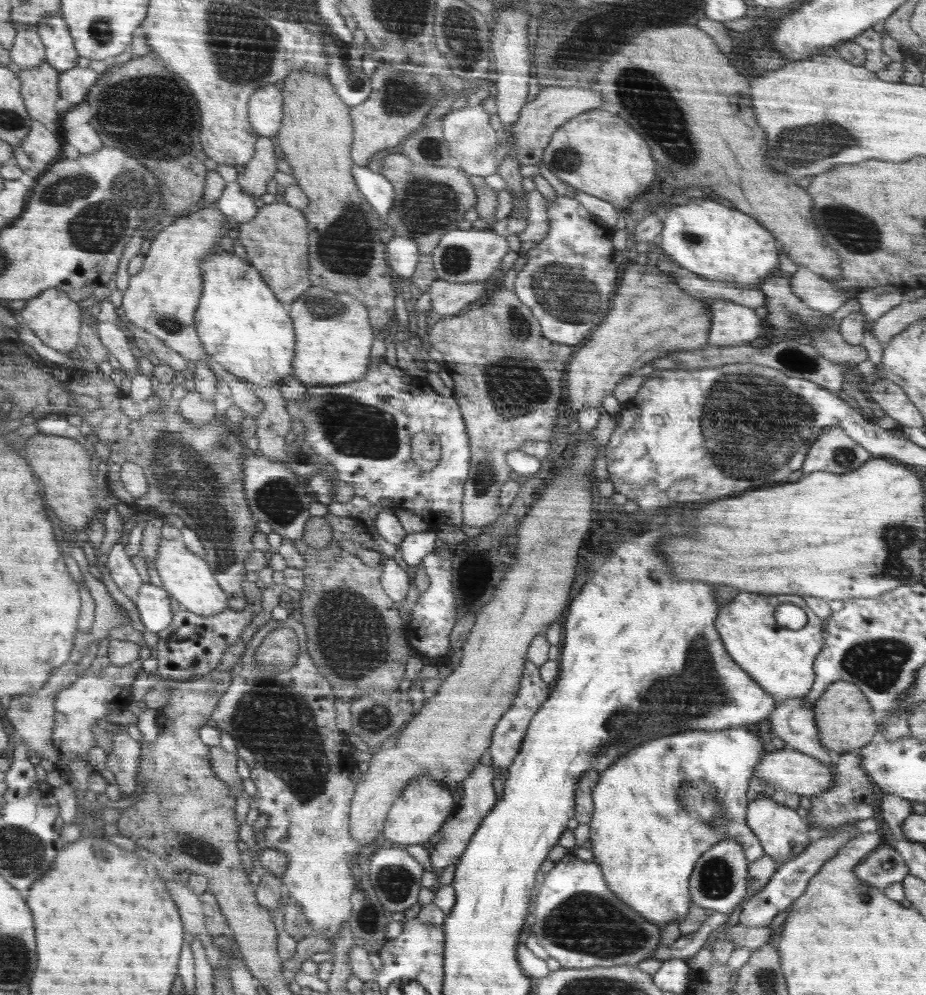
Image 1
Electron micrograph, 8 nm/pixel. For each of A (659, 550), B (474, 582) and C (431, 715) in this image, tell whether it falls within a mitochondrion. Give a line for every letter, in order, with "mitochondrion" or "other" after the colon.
A: other
B: mitochondrion
C: other

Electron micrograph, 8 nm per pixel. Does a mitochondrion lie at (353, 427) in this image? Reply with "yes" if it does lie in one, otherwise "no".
yes

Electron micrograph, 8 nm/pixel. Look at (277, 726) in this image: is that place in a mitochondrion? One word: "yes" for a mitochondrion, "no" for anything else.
yes

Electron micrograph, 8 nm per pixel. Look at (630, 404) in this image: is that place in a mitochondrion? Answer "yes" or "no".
no

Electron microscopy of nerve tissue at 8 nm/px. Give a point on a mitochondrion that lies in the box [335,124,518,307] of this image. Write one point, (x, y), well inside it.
(425, 205)

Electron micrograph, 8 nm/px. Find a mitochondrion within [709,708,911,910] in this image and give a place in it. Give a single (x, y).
(866, 895)

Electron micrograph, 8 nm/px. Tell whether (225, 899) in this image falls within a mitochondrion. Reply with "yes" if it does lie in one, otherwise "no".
no

